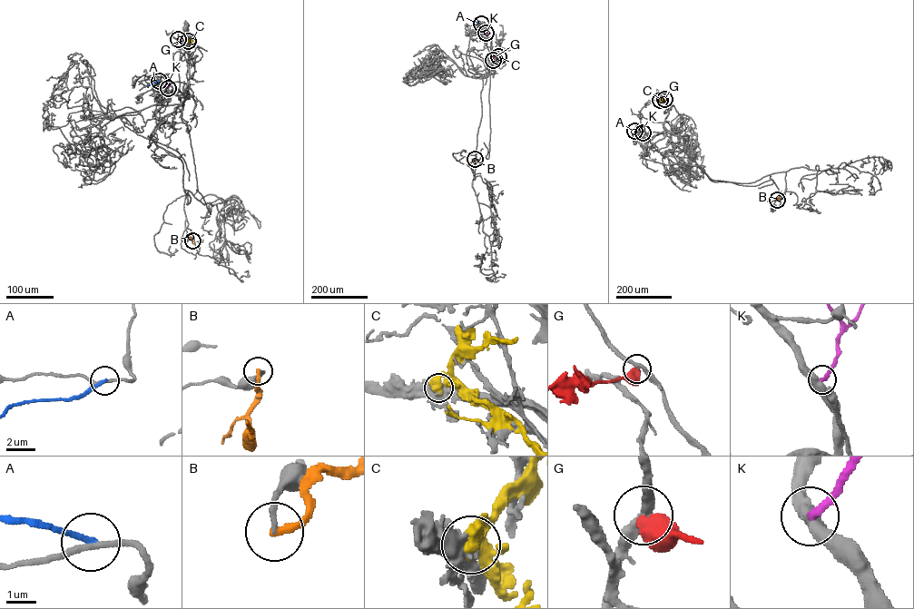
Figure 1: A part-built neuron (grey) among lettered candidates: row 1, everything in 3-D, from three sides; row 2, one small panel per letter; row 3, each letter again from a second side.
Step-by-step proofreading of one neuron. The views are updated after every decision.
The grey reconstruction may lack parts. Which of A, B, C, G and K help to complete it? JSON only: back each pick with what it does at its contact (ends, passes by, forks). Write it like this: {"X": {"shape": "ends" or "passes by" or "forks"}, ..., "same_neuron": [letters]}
{"same_neuron": []}

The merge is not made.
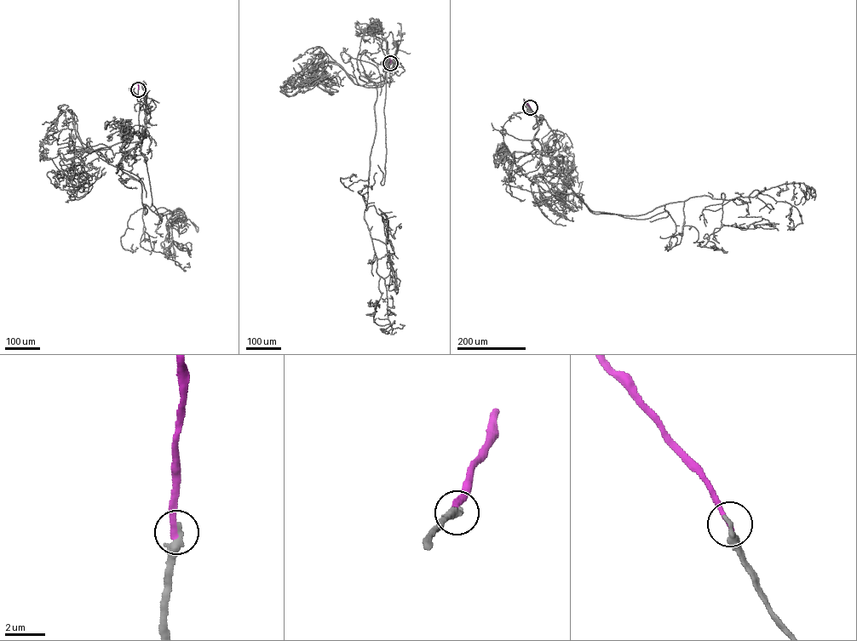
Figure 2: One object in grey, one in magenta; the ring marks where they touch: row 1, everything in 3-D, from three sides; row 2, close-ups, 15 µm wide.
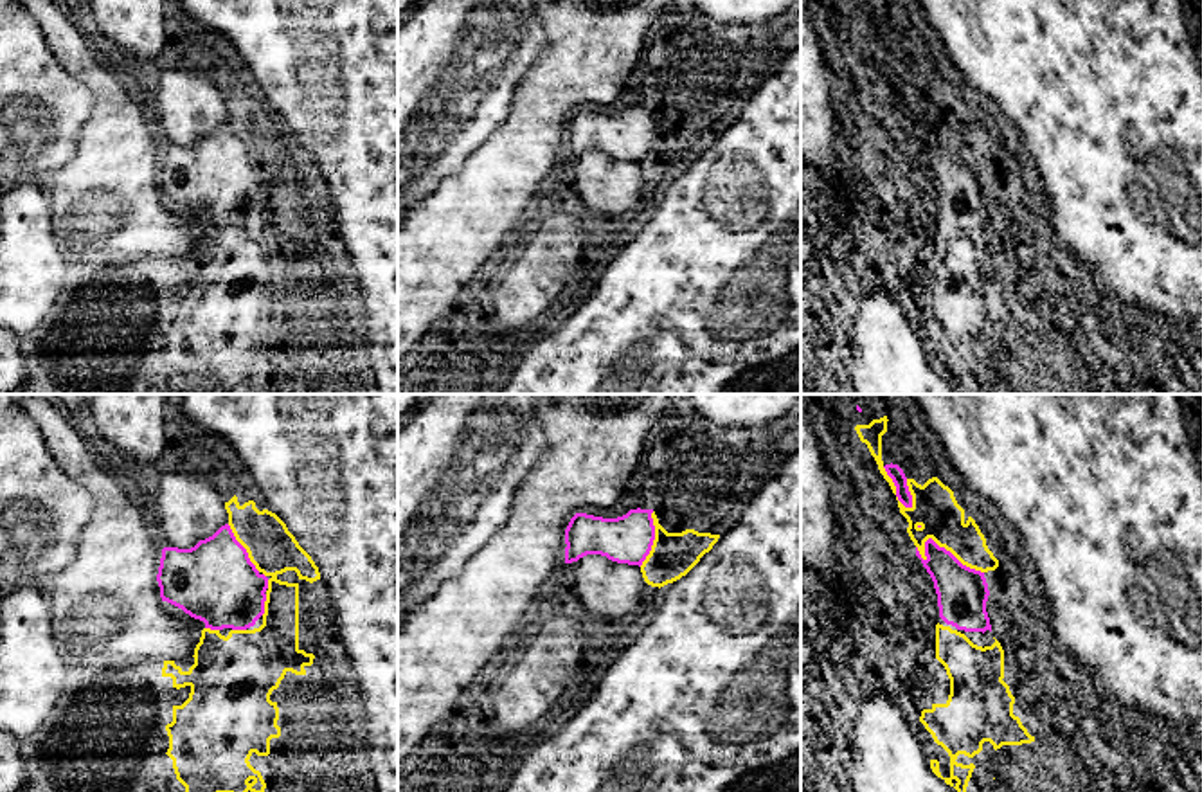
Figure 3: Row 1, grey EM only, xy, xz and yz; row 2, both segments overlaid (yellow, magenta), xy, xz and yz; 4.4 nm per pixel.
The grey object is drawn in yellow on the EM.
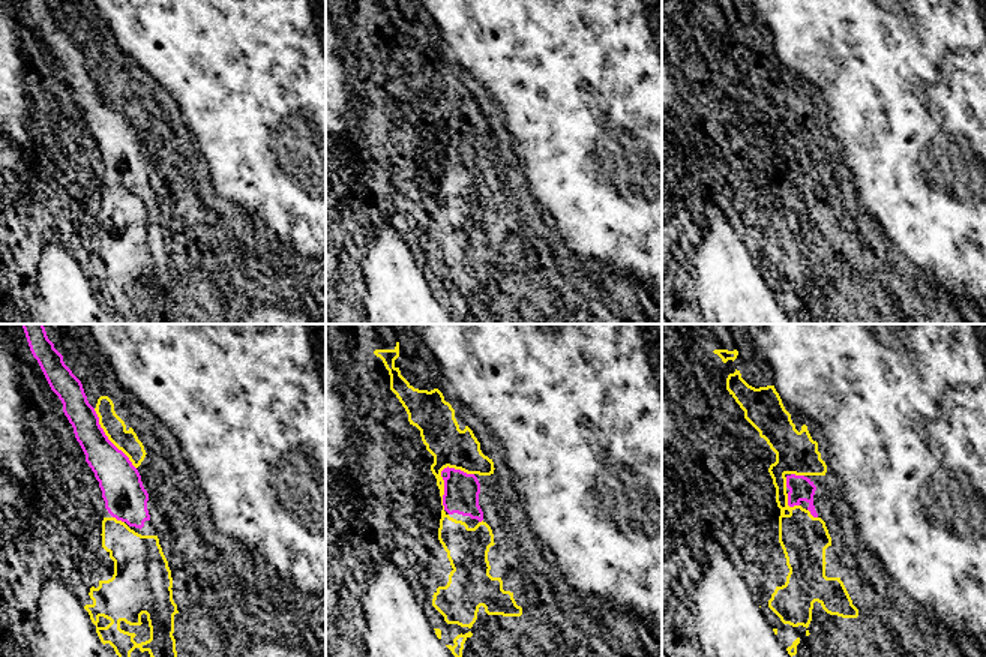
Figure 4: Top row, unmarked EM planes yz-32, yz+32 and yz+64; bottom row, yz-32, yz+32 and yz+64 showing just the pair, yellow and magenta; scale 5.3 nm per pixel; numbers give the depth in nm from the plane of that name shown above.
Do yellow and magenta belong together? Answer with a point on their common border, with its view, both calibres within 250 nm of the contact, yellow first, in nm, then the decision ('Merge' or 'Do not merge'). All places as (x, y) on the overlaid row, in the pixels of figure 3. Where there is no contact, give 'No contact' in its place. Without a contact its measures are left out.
Touches yellow at yz (943, 546). Thickness 200 nm (yellow) against 220 nm. Merge

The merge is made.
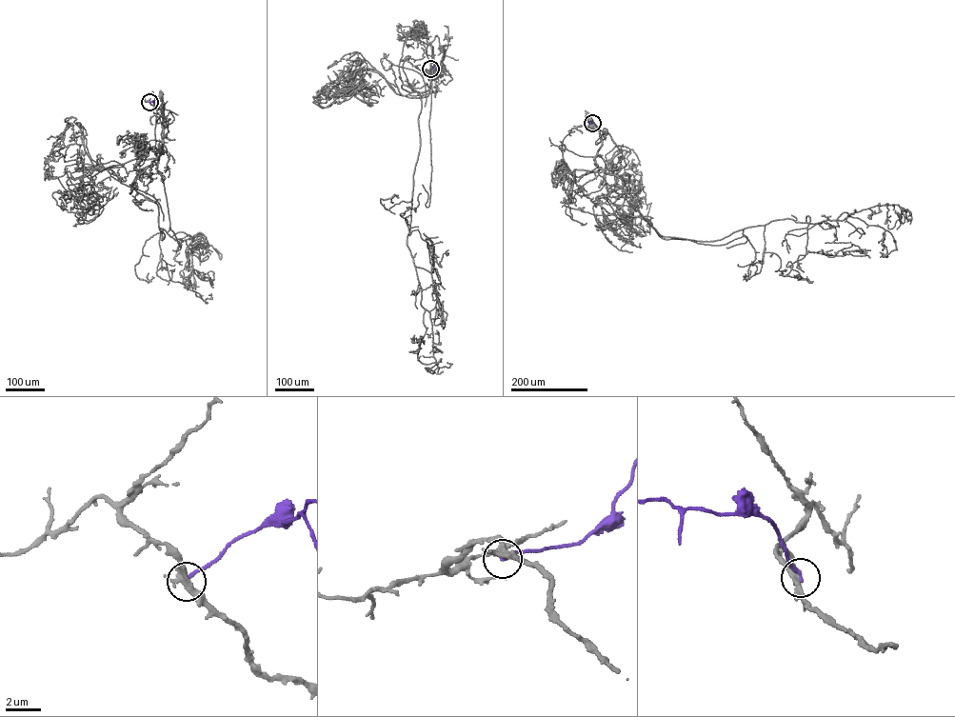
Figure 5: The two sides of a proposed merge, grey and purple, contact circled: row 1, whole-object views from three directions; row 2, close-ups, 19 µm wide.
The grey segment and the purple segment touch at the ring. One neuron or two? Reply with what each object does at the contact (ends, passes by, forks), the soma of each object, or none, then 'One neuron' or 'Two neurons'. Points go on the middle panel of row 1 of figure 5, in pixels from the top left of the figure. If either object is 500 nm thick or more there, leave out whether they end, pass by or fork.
At the ring grey forks. At the ring purple ends. Soma of grey: (443, 67). Soma of purple: none. Two neurons

